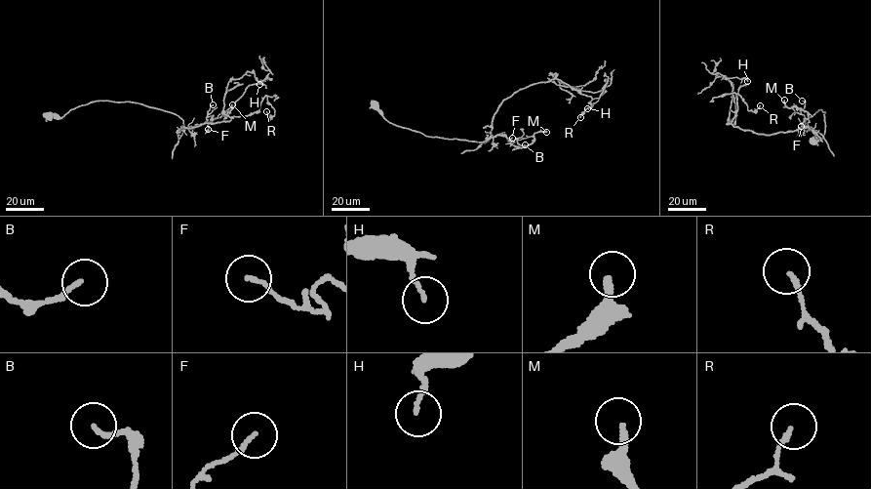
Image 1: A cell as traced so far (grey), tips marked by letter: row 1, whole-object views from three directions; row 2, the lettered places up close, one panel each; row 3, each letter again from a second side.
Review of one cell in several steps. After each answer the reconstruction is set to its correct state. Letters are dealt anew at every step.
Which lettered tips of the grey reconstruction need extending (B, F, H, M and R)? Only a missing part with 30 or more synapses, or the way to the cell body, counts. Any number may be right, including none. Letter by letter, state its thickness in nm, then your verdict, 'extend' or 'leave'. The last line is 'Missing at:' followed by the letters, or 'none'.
B: calibre 140 nm; leave
F: calibre 120 nm; leave
H: calibre 130 nm; leave
M: calibre 220 nm; leave
R: calibre 130 nm; leave
Missing at: none

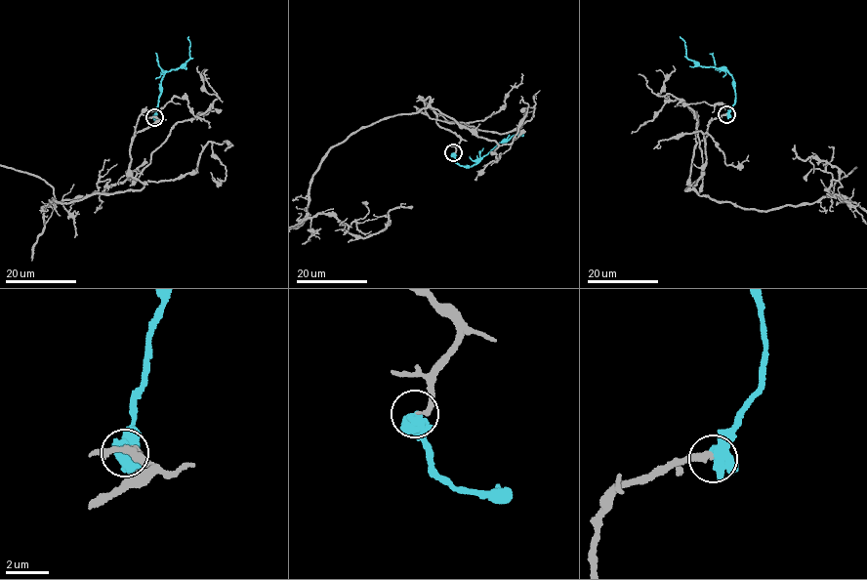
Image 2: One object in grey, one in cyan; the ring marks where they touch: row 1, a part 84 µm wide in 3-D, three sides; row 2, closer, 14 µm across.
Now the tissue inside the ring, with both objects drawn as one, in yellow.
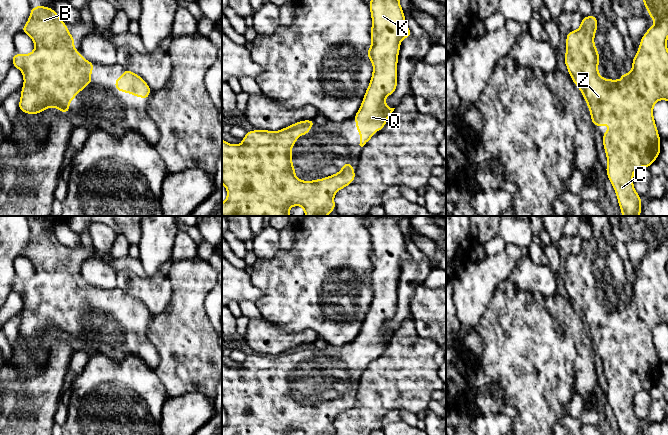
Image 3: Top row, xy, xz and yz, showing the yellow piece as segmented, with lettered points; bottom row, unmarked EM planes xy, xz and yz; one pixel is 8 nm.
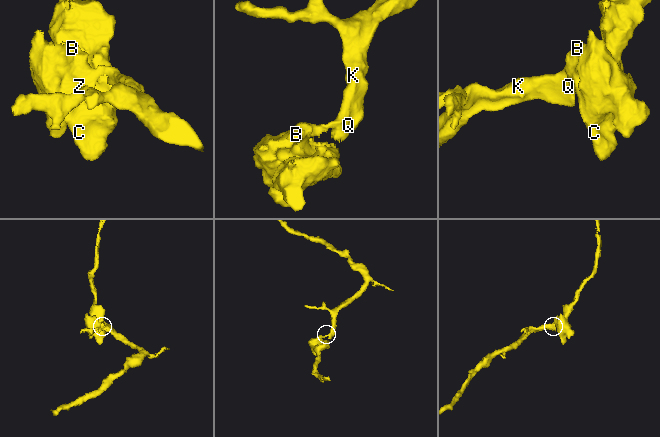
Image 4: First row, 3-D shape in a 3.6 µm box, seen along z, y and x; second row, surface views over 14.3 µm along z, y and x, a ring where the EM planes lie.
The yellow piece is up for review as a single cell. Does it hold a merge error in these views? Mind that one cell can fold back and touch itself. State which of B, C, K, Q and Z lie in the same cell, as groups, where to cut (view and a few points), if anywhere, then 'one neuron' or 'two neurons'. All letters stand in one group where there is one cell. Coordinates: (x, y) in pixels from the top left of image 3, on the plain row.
groups B C K Q Z; cut none; one neuron

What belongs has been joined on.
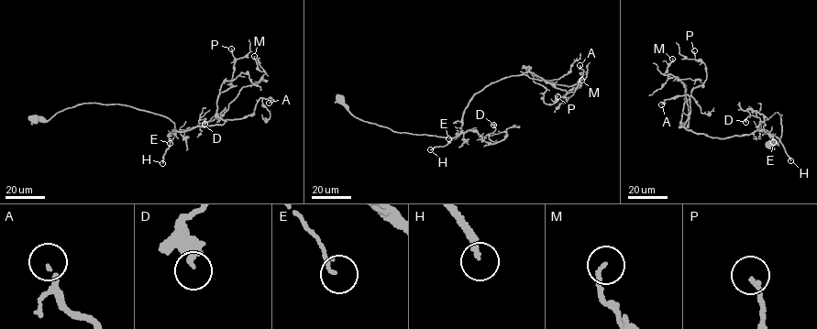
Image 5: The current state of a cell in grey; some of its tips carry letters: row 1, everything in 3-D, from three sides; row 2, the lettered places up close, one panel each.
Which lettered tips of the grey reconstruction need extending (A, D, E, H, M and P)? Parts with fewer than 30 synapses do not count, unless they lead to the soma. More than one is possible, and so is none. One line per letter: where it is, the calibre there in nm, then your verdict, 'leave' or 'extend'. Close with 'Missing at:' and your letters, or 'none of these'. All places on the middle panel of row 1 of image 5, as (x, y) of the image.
A: at (579, 65); 150 nm thick; extend
D: at (493, 125); 280 nm thick; leave
E: at (448, 138); 140 nm thick; leave
H: at (430, 149); 190 nm thick; extend
M: at (581, 80); 140 nm thick; leave
P: at (557, 96); 180 nm thick; leave
Missing at: A, H

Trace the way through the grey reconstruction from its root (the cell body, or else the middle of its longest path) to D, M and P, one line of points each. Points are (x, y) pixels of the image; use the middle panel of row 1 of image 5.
D: (340, 99), (356, 117), (397, 132), (453, 138), (461, 130), (472, 130), (485, 137), (495, 129), (493, 125)
M: (340, 99), (369, 123), (454, 138), (475, 94), (527, 66), (535, 79), (569, 86), (586, 71), (581, 80)
P: (340, 99), (369, 123), (453, 138), (475, 94), (527, 66), (546, 89), (545, 103), (557, 96)

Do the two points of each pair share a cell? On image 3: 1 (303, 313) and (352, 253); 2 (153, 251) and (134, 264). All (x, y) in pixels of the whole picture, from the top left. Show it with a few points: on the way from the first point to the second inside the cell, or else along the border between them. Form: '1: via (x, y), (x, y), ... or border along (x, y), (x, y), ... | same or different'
1: via (303, 295), (308, 289), (308, 284), (334, 258) | same
2: border along (138, 259), (145, 278) | different

